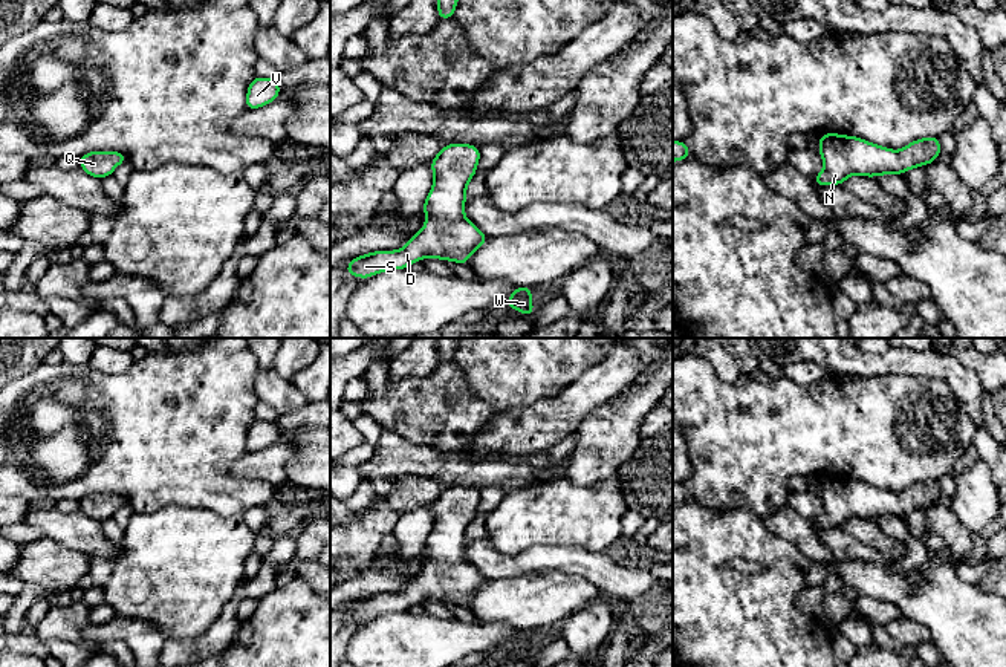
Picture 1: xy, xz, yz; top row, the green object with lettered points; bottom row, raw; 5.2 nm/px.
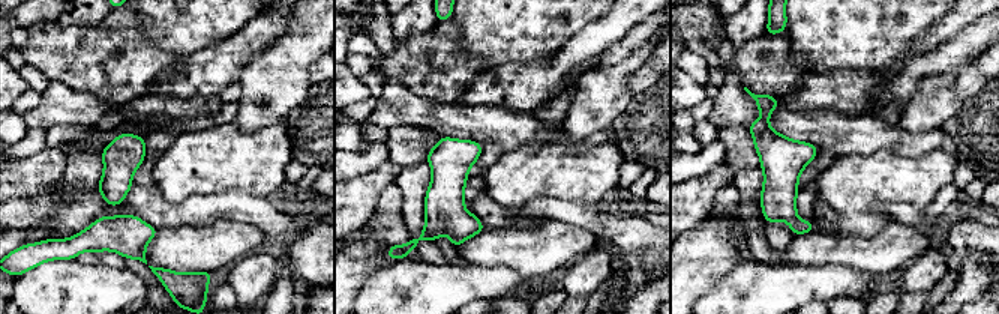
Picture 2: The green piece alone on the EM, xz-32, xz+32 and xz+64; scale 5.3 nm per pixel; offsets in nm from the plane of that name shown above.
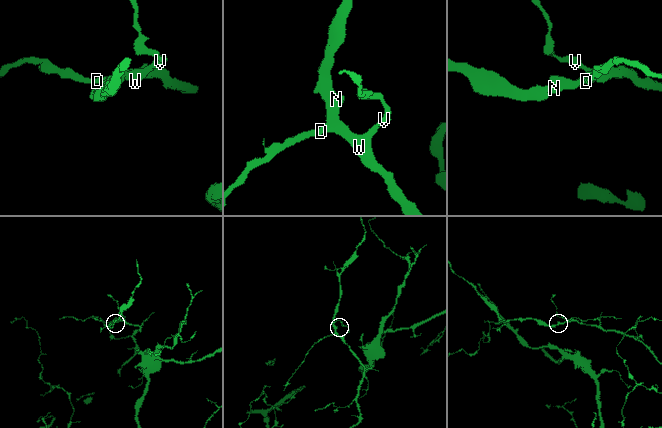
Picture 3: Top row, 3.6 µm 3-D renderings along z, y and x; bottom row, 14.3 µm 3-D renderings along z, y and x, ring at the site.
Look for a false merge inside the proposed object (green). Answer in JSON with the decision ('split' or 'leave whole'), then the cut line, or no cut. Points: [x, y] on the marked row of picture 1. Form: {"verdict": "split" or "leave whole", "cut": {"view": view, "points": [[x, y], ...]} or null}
{"verdict": "leave whole", "cut": null}

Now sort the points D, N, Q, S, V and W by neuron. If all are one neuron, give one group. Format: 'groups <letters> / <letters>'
groups D N Q S V W

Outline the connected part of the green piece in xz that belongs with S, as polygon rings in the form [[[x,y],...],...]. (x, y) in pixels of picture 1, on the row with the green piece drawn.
[[[475,145],[443,147],[430,162],[434,182],[423,203],[427,226],[399,251],[375,251],[353,257],[346,272],[368,278],[378,272],[408,268],[425,257],[468,263],[469,255],[489,239],[465,219],[466,184],[475,174],[479,159],[480,148]]]

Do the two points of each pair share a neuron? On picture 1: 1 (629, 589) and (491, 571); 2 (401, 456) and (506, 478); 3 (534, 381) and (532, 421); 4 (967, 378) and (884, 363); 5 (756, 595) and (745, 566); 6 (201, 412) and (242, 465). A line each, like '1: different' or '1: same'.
1: same
2: same
3: different
4: same
5: different
6: different

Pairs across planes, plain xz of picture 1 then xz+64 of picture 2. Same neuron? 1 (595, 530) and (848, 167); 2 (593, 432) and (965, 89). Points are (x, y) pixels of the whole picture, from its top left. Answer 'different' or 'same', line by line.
1: same
2: different

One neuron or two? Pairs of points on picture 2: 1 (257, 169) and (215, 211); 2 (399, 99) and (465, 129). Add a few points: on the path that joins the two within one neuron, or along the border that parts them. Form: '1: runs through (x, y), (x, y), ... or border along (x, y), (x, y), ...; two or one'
1: border along (201, 194), (246, 190), (270, 199); two
2: runs through (416, 110), (449, 119); one

